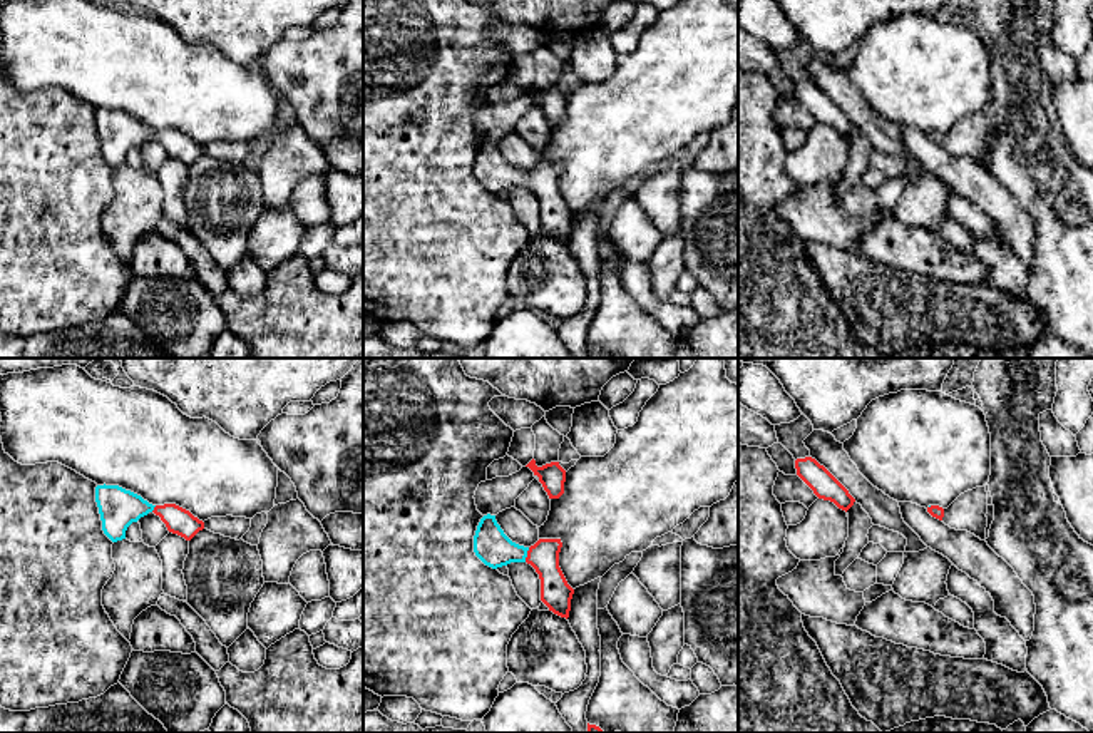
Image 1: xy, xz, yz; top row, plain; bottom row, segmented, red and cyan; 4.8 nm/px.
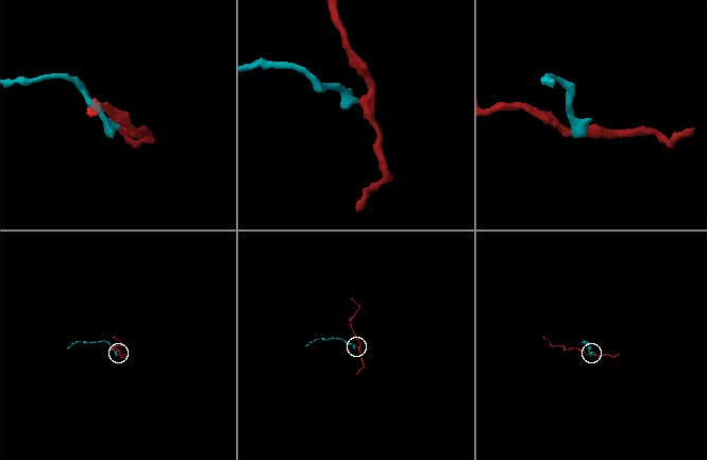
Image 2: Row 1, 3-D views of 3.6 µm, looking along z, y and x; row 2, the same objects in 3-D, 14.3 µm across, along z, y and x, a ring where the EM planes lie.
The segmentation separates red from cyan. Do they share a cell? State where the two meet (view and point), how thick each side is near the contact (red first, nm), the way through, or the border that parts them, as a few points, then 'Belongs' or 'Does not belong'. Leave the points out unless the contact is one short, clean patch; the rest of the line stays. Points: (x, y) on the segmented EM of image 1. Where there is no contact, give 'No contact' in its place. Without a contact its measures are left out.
Touches red at xz (528, 554). Thickness 150 nm (red) against 170 nm. Path across: xz (543, 556), (528, 554), (499, 551), (491, 544). Belongs

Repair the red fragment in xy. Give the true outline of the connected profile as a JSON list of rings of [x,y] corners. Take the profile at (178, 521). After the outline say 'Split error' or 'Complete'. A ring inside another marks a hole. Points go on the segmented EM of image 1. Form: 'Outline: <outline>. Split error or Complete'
Outline: [[[97,485],[95,502],[102,520],[102,531],[112,542],[126,539],[127,527],[149,512],[159,515],[169,532],[186,541],[191,541],[204,529],[204,522],[189,510],[176,504],[152,505],[141,495],[119,485]]]. Split error

